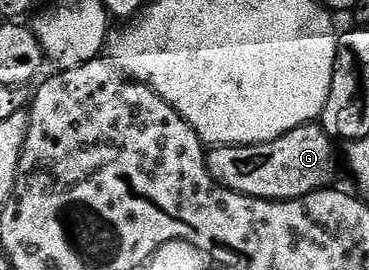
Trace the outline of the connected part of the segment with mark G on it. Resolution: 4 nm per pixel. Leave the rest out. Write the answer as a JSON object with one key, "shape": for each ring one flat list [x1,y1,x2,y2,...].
{"shape":[[317,122,306,123,267,143,250,147,210,147,206,164,210,176,222,187,253,199,302,199,317,191,327,190,338,175,335,140]]}

